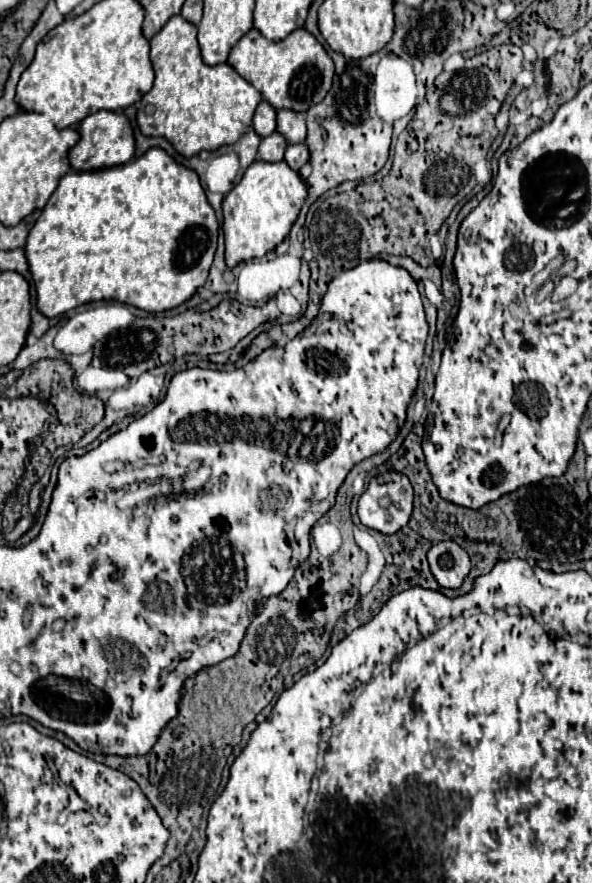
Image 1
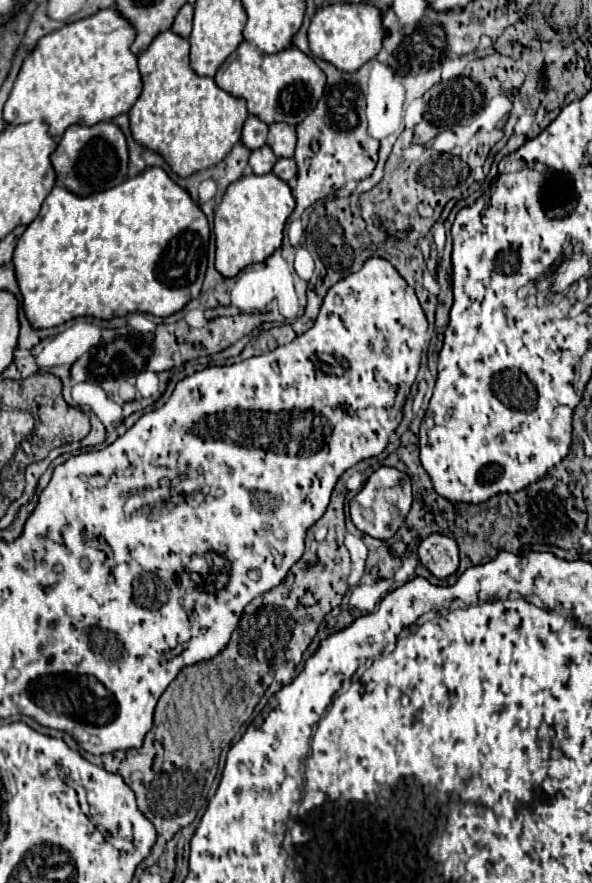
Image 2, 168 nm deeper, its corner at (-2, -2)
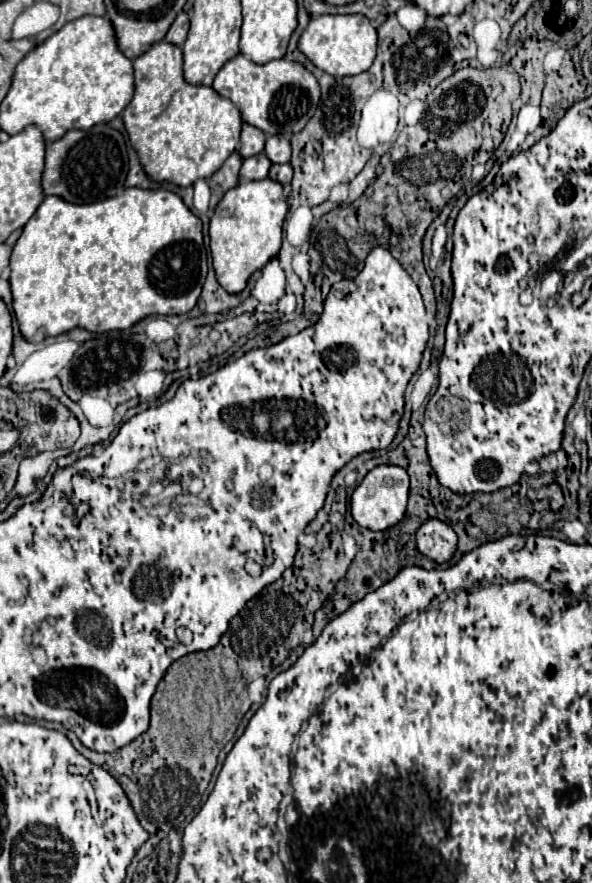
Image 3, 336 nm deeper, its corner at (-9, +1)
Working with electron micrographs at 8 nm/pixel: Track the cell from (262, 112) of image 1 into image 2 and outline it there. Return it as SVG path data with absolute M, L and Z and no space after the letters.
M249 117L241 131L241 143L251 151L257 147L263 147L267 141L267 131L269 127L263 121L259 121L257 117Z

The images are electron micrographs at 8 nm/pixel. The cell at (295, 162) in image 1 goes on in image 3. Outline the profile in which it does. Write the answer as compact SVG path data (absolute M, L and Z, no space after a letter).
M274 164L270 168L270 178L278 180L280 184L290 184L292 182L292 174L294 174L294 170L292 170L290 164Z

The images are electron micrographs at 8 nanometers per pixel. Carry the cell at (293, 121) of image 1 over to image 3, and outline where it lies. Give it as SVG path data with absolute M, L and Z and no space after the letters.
M274 134L274 136L268 136L266 140L266 156L274 162L274 164L284 164L290 160L292 156L292 146L290 146L290 140L280 136L280 134Z

